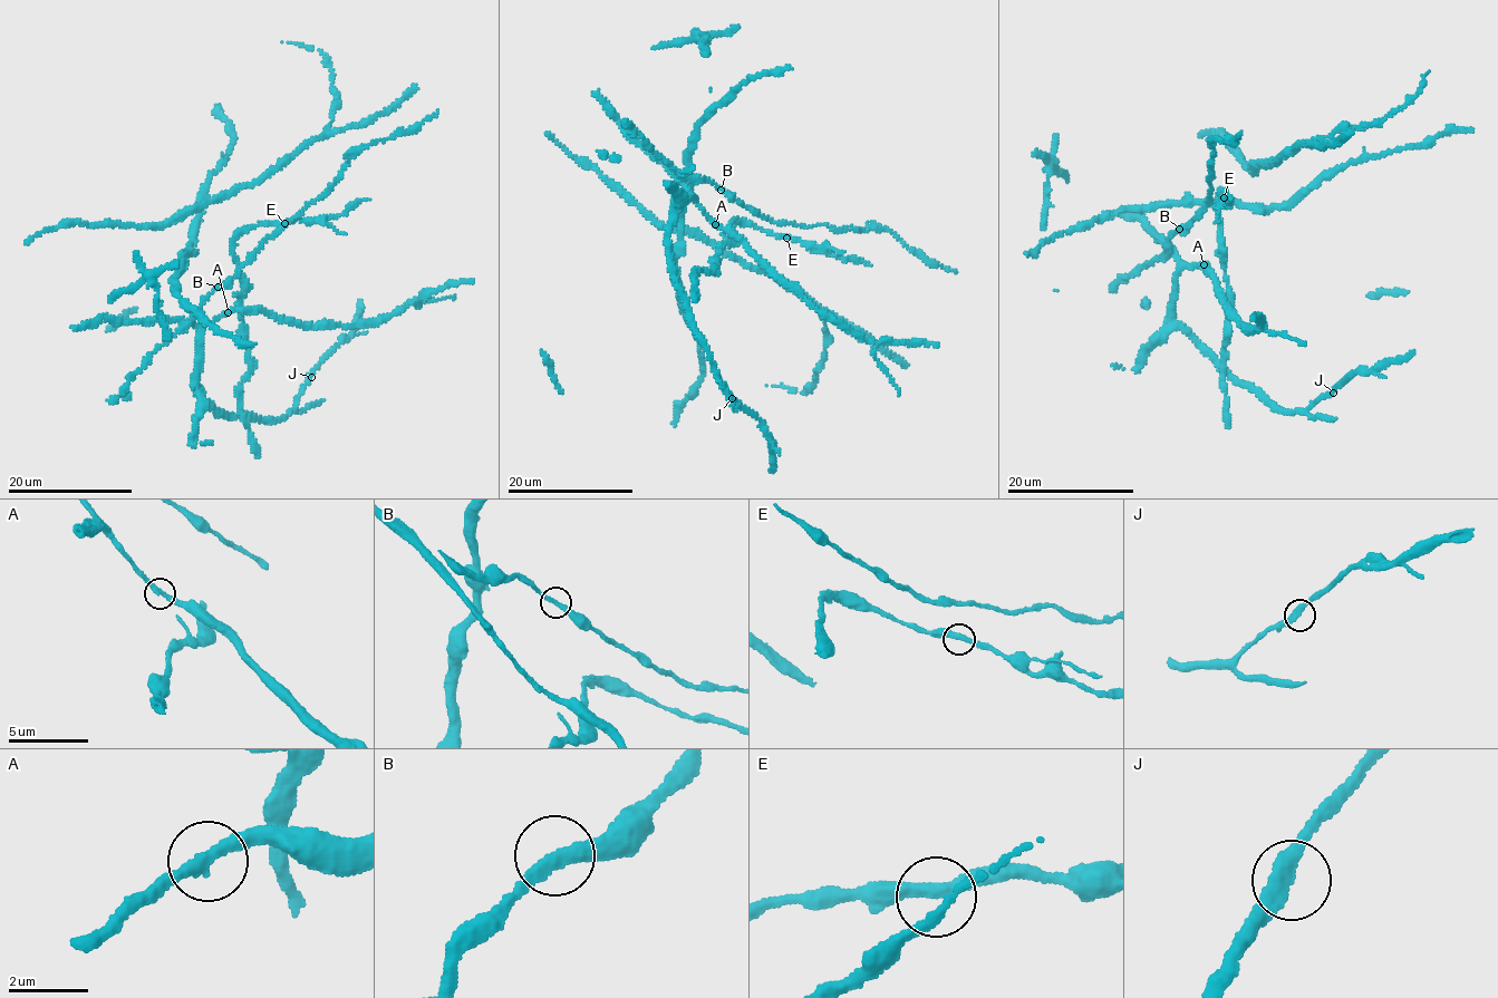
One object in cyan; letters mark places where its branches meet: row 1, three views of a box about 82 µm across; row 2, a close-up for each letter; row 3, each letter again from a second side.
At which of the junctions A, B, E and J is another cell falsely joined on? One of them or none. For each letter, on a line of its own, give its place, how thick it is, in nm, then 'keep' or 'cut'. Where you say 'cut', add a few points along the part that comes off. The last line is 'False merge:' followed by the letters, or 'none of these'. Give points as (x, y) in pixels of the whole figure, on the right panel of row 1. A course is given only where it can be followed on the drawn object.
A: (1204, 264) | 320 nm | keep
B: (1179, 229) | 320 nm | keep
E: (1224, 197) | 360 nm | keep
J: (1333, 393) | 320 nm | keep
False merge: none of these

